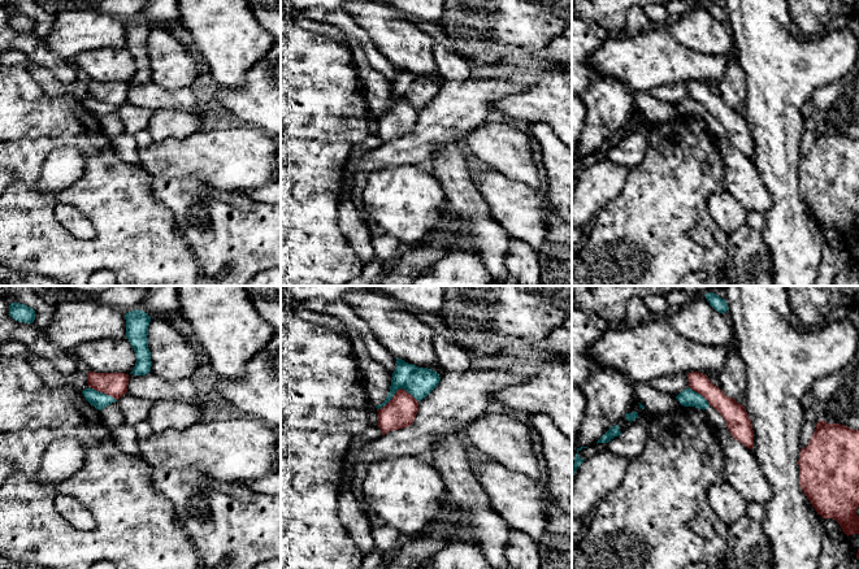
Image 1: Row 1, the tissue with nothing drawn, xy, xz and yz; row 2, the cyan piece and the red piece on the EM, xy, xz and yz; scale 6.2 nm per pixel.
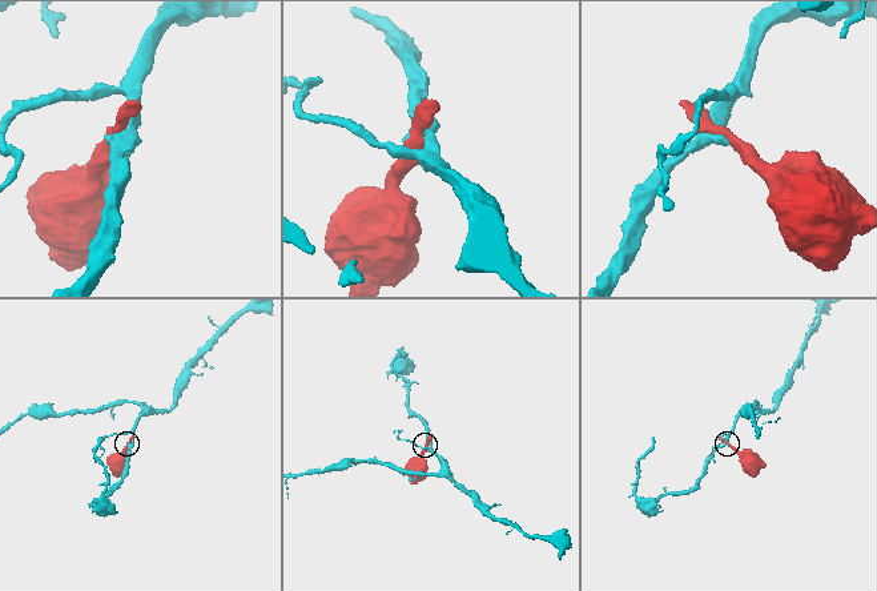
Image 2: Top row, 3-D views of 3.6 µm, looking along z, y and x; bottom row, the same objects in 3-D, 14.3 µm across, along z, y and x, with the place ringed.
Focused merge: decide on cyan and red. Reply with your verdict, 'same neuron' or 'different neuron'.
different neuron

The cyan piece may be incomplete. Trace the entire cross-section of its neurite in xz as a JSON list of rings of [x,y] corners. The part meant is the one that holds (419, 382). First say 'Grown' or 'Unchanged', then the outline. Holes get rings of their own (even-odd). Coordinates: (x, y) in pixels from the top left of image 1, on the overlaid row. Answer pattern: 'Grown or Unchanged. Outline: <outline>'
Unchanged. Outline: [[[396,359],[396,368],[392,373],[390,392],[386,400],[377,405],[377,411],[385,407],[400,388],[411,394],[417,401],[425,399],[441,382],[437,372],[428,368],[418,368]]]

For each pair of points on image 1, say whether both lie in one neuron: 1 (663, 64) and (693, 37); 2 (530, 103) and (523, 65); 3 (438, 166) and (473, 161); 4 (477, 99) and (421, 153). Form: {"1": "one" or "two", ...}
{"1": "two", "2": "one", "3": "two", "4": "one"}

